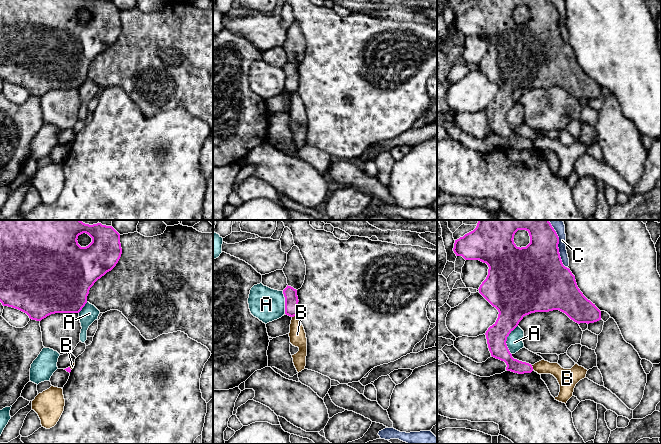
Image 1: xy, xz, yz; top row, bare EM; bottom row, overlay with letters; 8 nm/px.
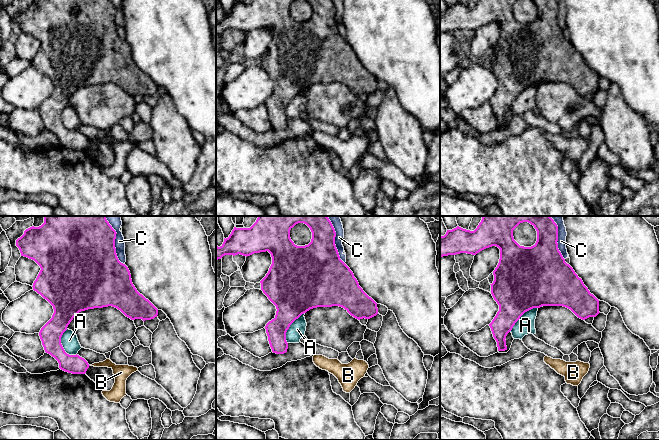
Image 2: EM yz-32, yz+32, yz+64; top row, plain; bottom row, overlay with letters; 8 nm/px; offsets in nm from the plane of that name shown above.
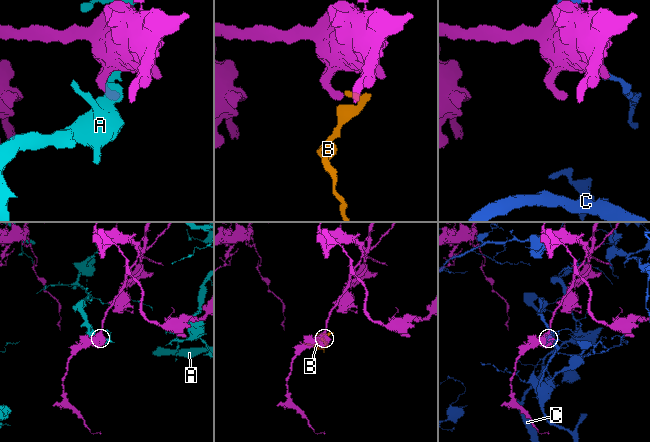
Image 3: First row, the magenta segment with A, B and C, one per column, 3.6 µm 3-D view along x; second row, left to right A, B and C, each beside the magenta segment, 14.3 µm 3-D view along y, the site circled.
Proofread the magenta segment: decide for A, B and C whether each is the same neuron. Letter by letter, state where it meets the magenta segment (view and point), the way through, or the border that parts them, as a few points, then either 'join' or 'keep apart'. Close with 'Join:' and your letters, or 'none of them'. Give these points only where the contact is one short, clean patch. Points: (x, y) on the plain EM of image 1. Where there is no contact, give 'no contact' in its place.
A: contact yz (506, 116); keep apart
B: contact yz (532, 143); border yz (531, 141), (533, 145); keep apart
C: contact yz (557, 22); keep apart
Join: none of them

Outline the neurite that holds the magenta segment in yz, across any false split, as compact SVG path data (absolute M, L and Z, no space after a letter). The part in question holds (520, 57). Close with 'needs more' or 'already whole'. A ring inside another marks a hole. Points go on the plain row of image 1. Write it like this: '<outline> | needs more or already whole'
M477 0L476 4L455 16L453 27L465 36L479 36L489 43L488 51L479 63L479 69L493 82L499 90L496 98L486 107L486 115L491 132L504 137L506 146L518 150L531 149L531 140L512 133L506 117L509 110L518 102L524 92L535 88L559 86L571 96L580 99L594 99L601 96L601 87L588 76L577 62L575 52L562 39L559 29L559 13L551 0ZM518 6L526 6L530 19L526 23L517 23L514 11Z | already whole

